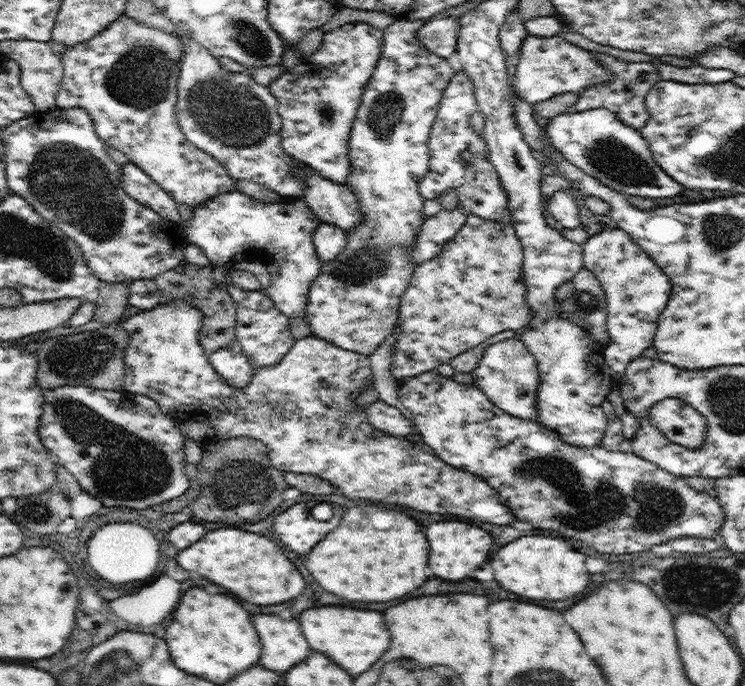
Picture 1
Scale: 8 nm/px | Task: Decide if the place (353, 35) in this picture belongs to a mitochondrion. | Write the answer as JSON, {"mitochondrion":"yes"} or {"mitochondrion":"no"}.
{"mitochondrion":"no"}

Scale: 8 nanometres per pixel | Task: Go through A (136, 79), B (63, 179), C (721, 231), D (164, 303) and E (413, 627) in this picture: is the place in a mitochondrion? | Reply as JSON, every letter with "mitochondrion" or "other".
{"A":"mitochondrion","B":"mitochondrion","C":"mitochondrion","D":"other","E":"other"}

